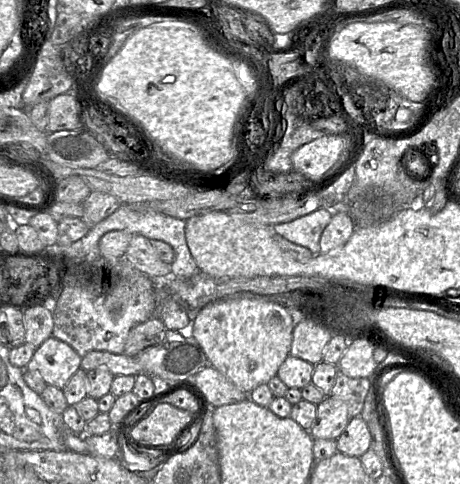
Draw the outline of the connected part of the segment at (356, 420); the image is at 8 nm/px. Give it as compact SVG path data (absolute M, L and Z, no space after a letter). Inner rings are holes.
M356 416L349 420L336 441L338 452L360 458L370 449L371 434L362 417Z

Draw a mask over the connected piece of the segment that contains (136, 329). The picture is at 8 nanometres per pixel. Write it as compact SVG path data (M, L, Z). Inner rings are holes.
M150 318L131 328L128 333L123 354L137 356L149 346L157 344L163 337L166 327L158 318Z

